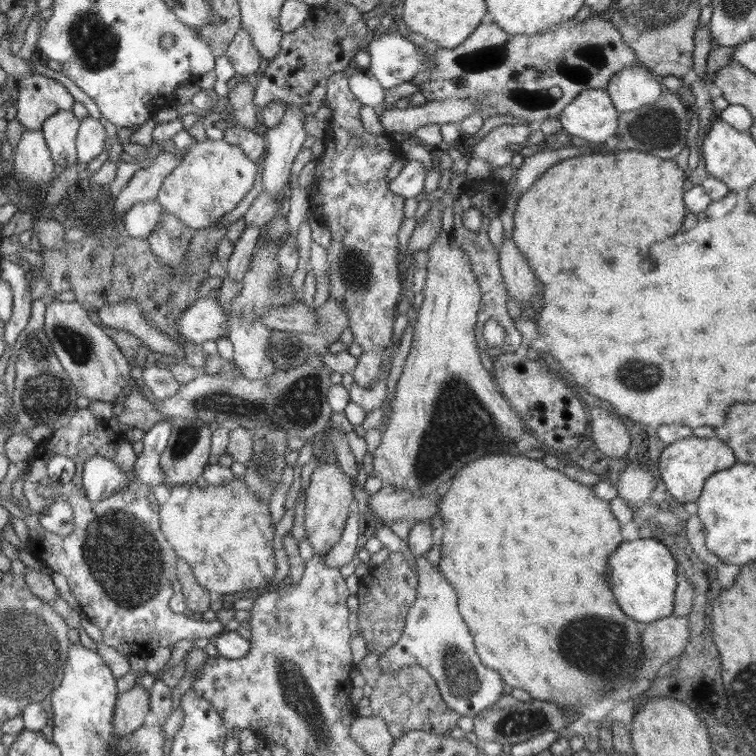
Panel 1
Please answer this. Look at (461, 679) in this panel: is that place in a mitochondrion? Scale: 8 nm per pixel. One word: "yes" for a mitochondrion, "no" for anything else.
yes

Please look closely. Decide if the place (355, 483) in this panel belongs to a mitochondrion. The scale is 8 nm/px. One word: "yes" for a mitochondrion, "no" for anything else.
no

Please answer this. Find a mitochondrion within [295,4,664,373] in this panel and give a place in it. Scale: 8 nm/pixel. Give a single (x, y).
(590, 58)

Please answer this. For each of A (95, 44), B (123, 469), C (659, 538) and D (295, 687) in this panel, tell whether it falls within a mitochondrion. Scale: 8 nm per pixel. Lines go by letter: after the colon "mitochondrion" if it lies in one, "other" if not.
A: mitochondrion
B: other
C: other
D: mitochondrion

